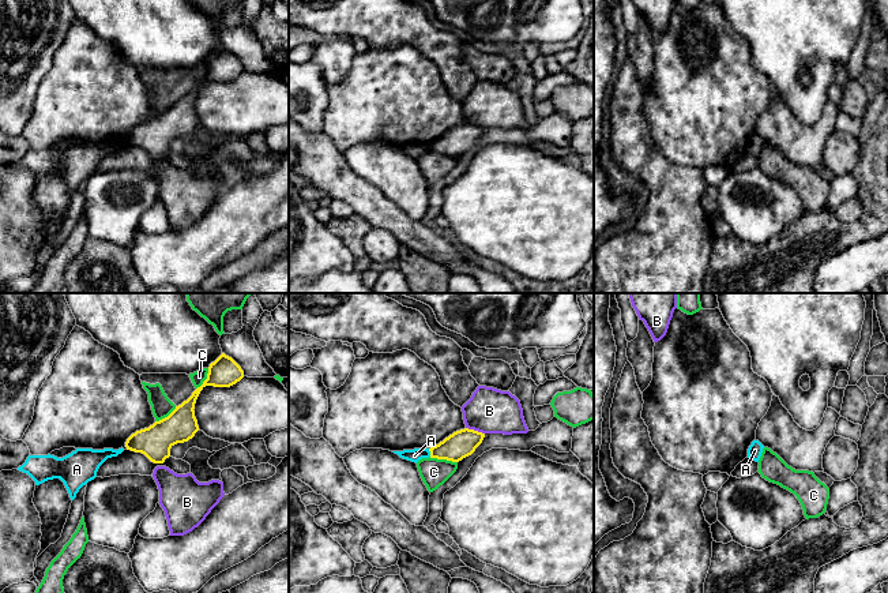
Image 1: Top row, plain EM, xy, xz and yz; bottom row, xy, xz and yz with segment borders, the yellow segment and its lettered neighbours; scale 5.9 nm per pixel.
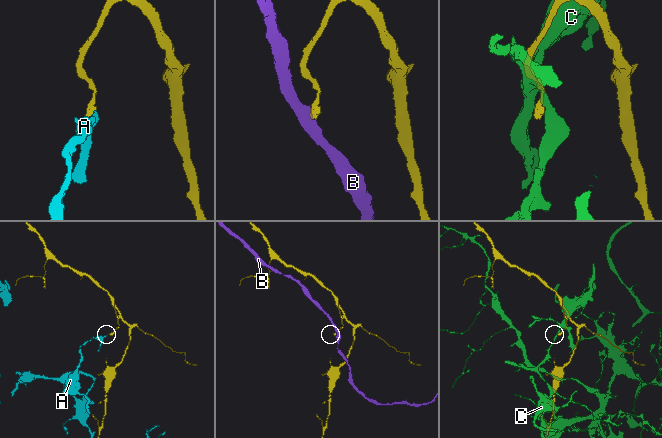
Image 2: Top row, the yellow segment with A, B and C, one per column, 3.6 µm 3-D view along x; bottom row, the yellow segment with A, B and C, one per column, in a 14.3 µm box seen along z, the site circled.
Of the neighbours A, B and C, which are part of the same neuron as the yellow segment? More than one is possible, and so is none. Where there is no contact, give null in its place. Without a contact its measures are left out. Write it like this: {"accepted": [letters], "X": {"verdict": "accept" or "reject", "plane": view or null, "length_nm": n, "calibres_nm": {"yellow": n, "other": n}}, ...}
{"accepted": [], "A": {"verdict": "reject", "plane": "xz", "length_nm": 50, "calibres_nm": {"yellow": 160, "other": 80}}, "B": {"verdict": "reject", "plane": "xz", "length_nm": 120, "calibres_nm": {"yellow": 160, "other": 280}}, "C": {"verdict": "reject", "plane": "xz", "length_nm": 170, "calibres_nm": {"yellow": 160, "other": 160}}}

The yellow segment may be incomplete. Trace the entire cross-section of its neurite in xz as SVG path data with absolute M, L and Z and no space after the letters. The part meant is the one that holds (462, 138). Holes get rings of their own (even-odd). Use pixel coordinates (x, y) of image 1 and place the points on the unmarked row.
M460 124L445 132L439 139L429 143L430 153L459 157L471 150L482 138L485 128L474 124Z

